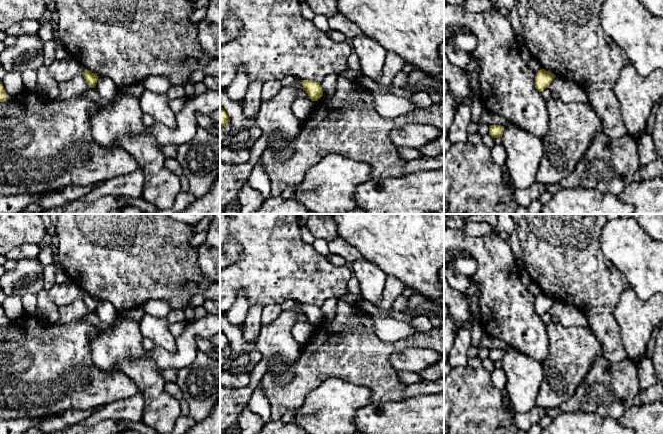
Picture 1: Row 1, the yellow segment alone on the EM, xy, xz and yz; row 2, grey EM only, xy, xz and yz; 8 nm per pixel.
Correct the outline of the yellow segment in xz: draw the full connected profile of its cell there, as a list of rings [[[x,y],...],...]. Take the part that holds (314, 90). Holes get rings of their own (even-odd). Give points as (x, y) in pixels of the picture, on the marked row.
[[[301,80],[303,90],[308,94],[312,101],[317,101],[323,96],[322,87],[319,82],[312,80]]]

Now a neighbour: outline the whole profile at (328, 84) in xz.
[[[331,73],[327,75],[321,82],[319,82],[323,91],[322,97],[330,96],[335,92],[338,78],[338,74]]]

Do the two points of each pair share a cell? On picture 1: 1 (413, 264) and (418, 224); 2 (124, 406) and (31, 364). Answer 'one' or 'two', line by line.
1: one
2: two

